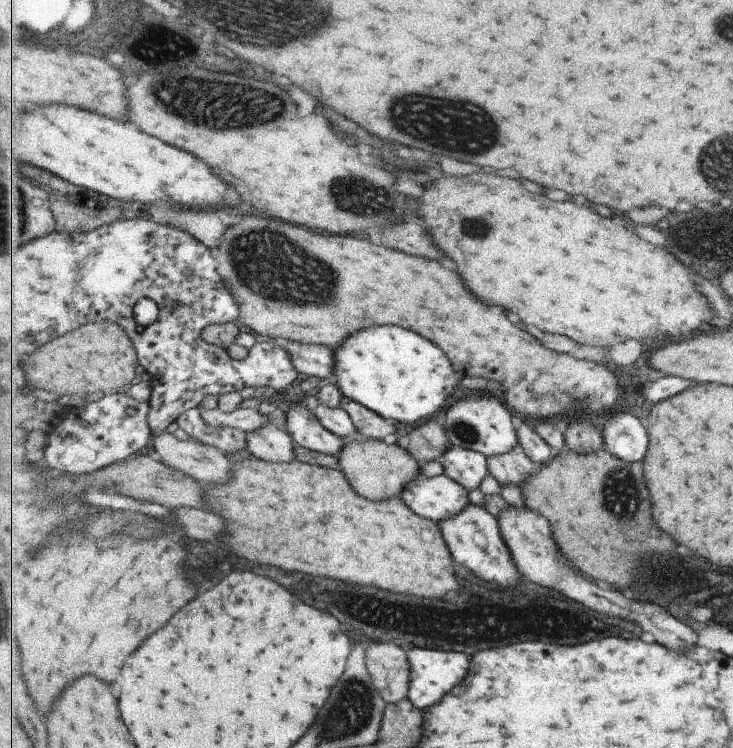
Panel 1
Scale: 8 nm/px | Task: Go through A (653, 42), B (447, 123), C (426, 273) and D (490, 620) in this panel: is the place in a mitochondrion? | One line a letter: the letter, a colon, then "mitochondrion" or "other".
A: other
B: mitochondrion
C: other
D: other

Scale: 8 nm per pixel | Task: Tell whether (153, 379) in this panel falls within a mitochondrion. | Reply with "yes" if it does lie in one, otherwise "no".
no

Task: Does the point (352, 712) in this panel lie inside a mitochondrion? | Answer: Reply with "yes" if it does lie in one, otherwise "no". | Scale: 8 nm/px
yes

